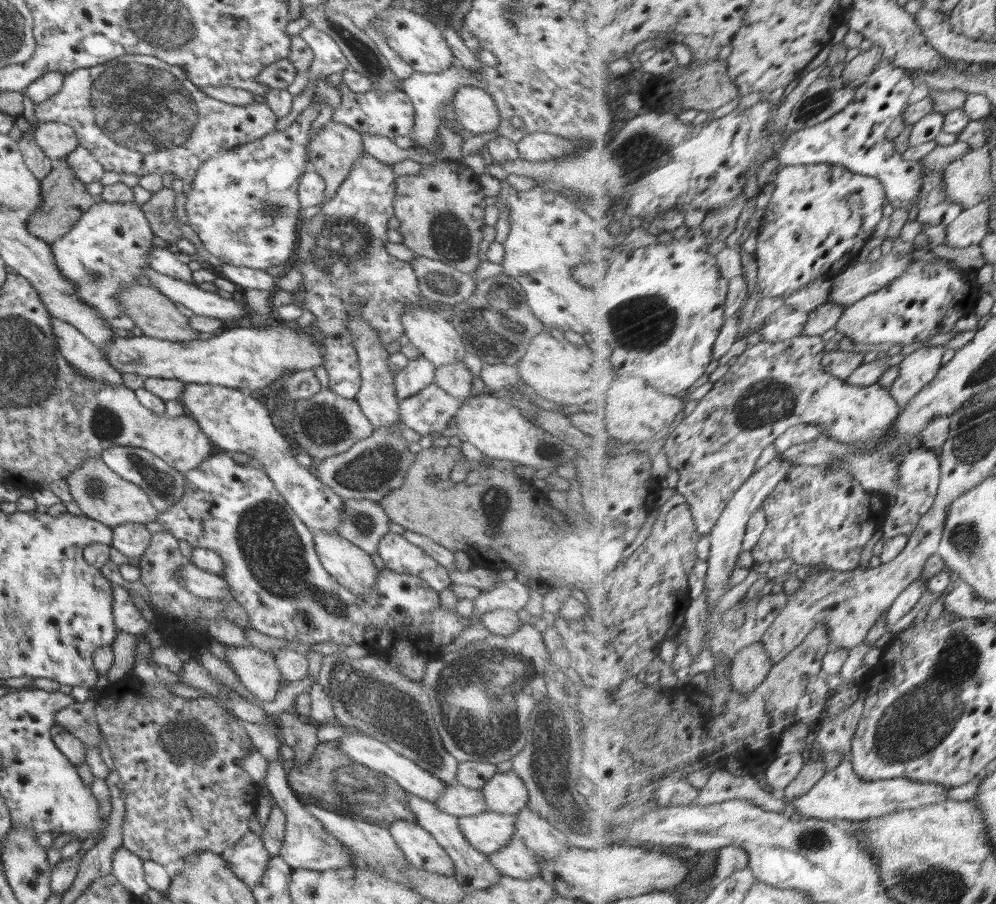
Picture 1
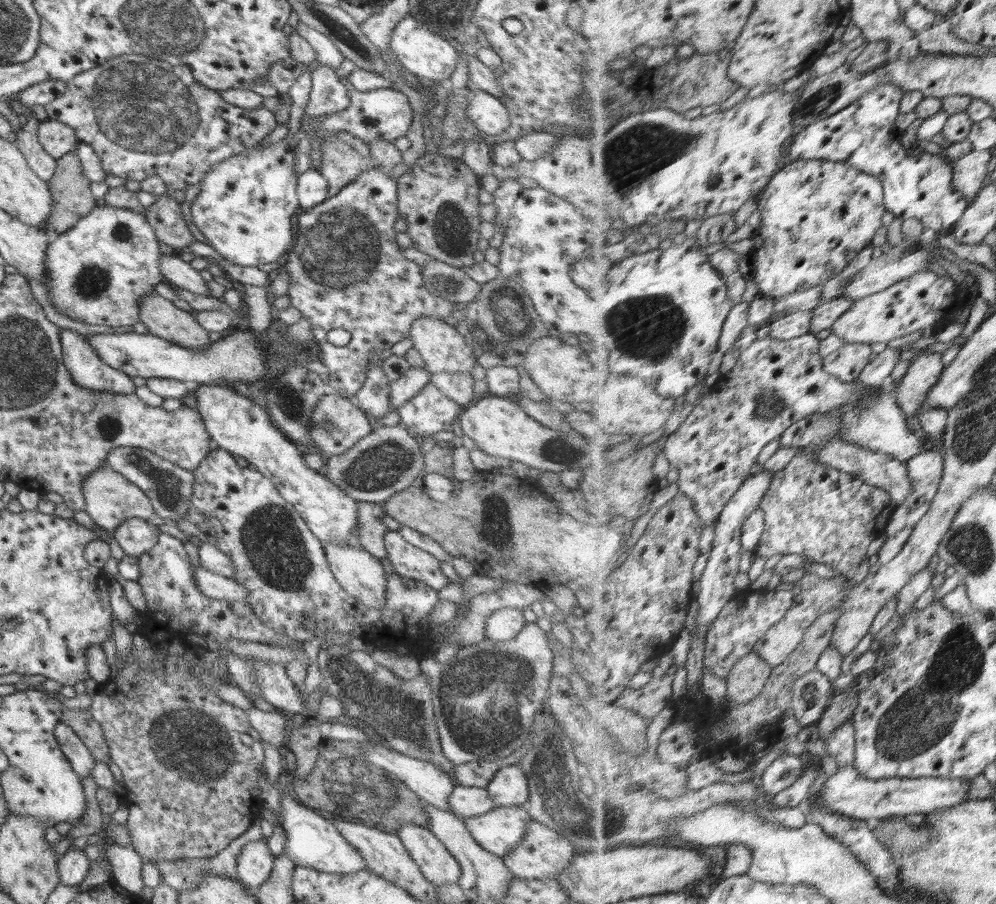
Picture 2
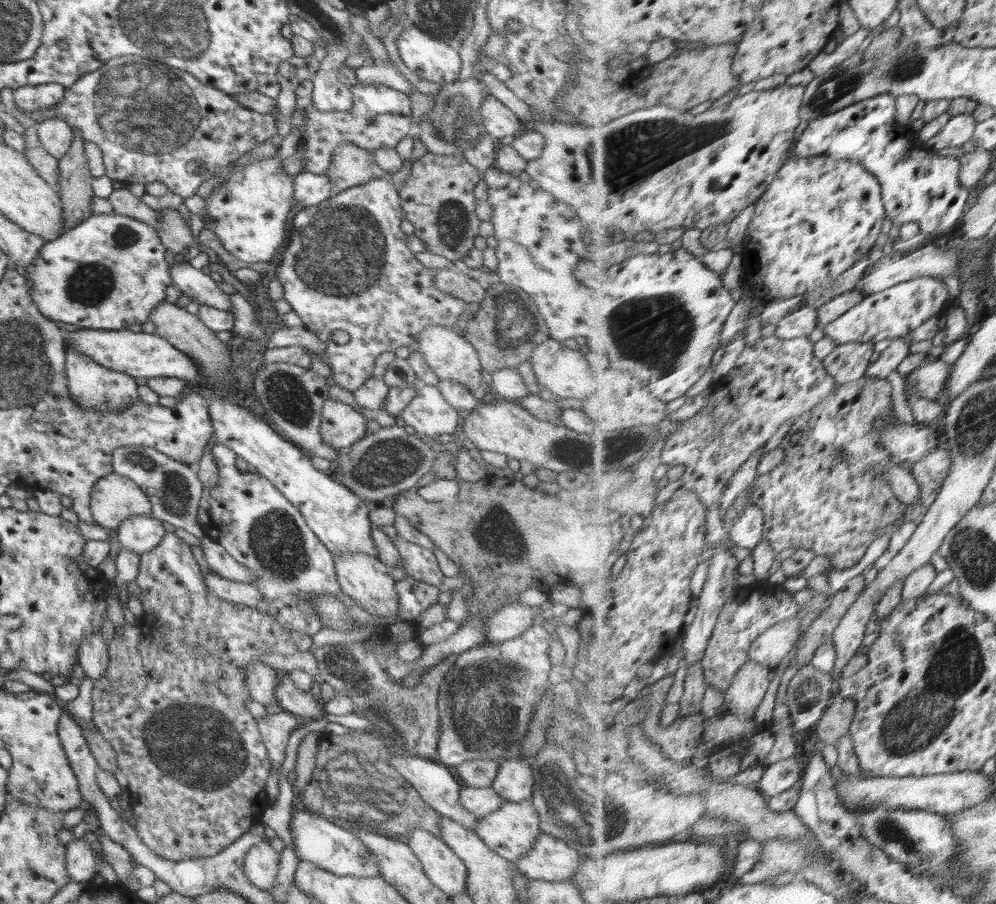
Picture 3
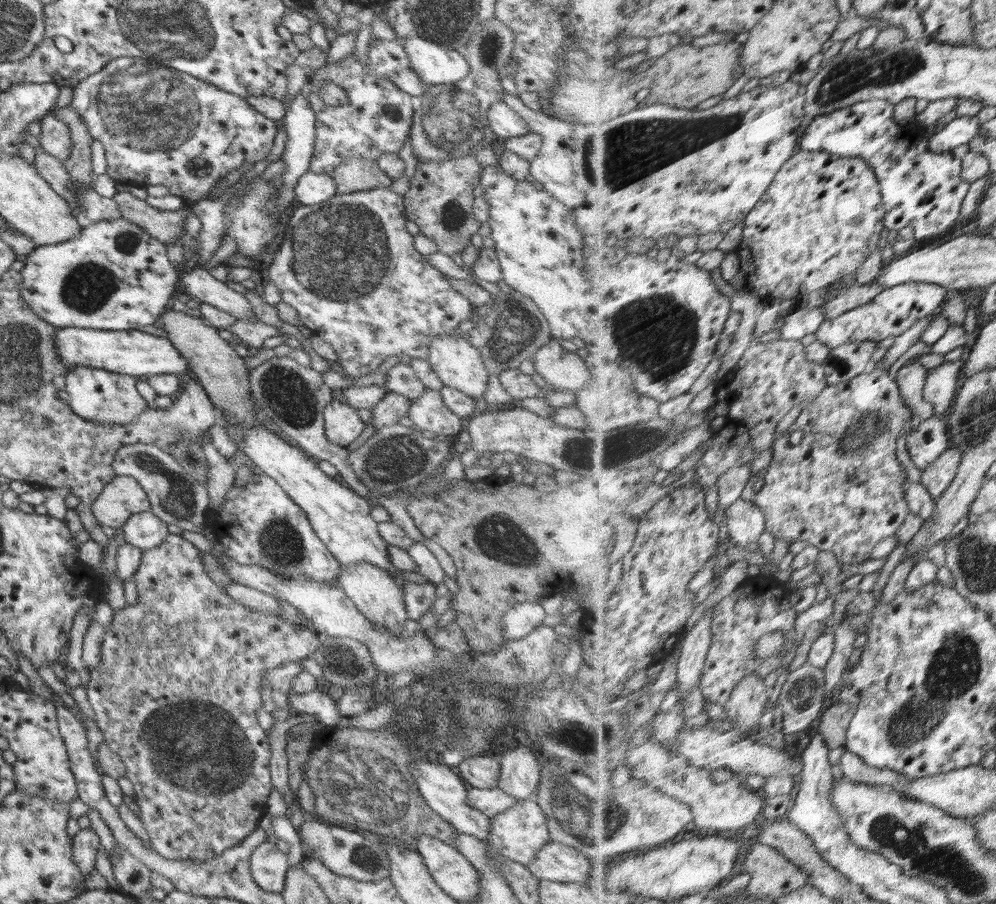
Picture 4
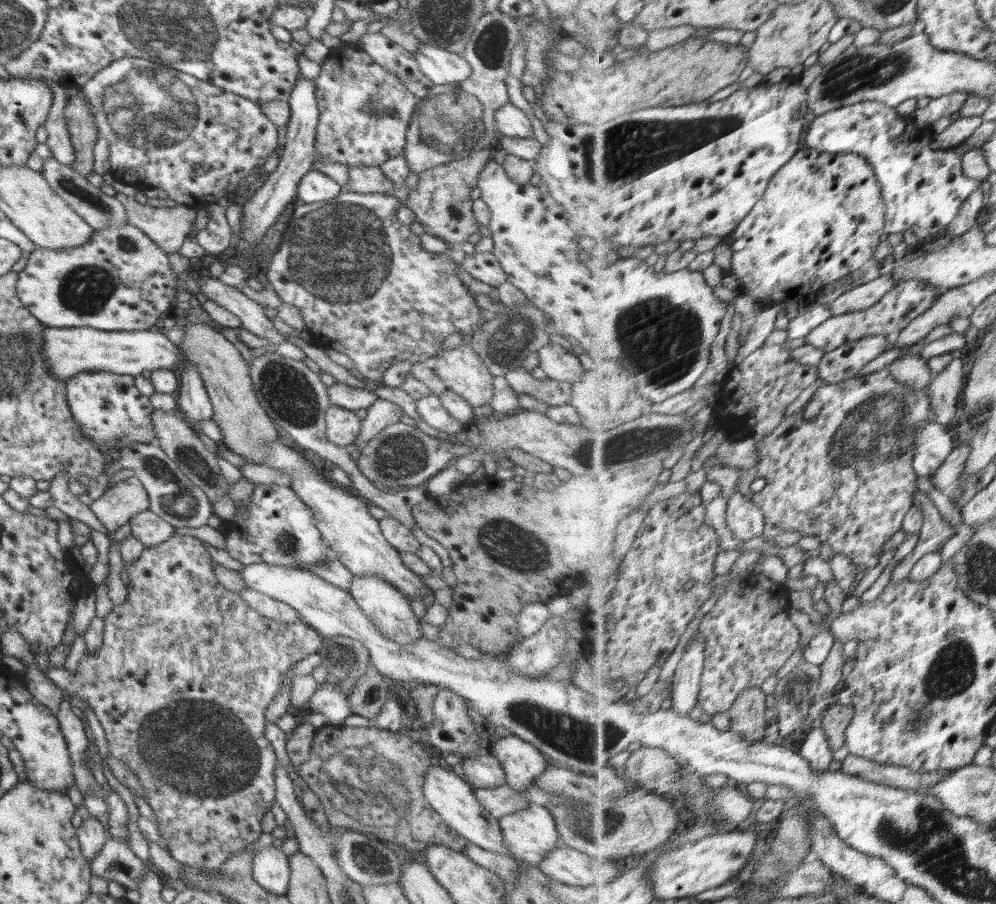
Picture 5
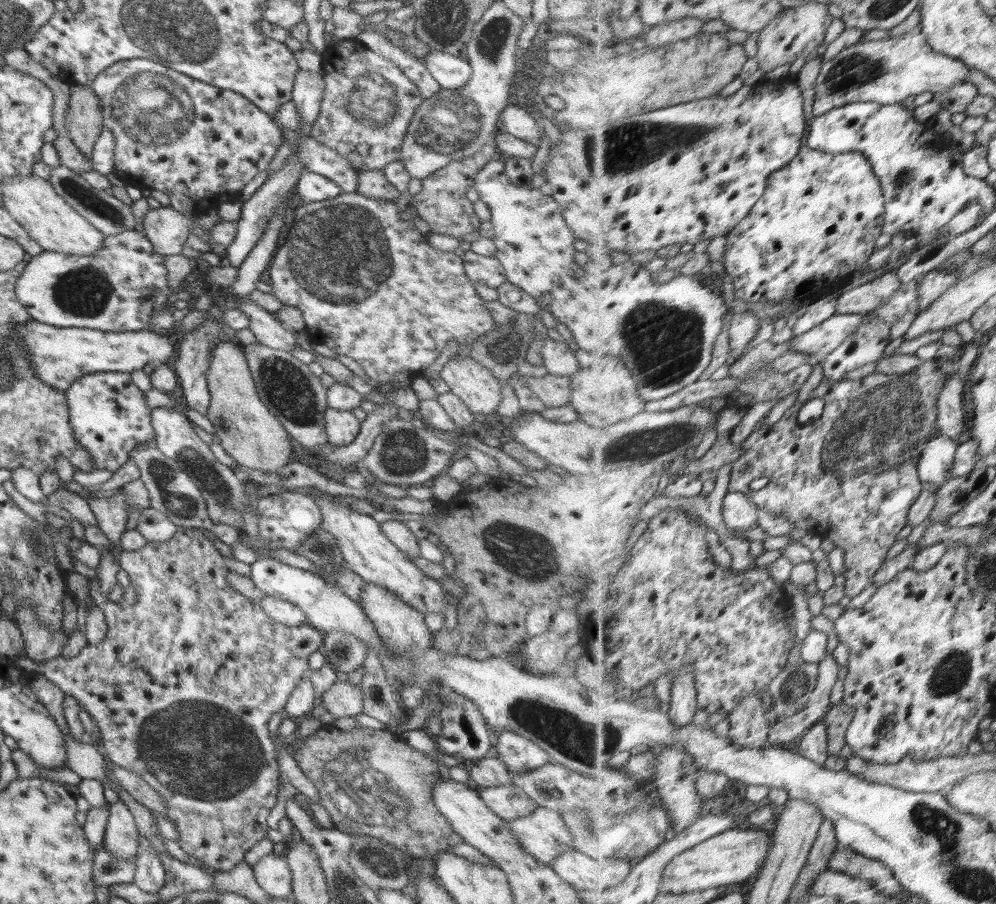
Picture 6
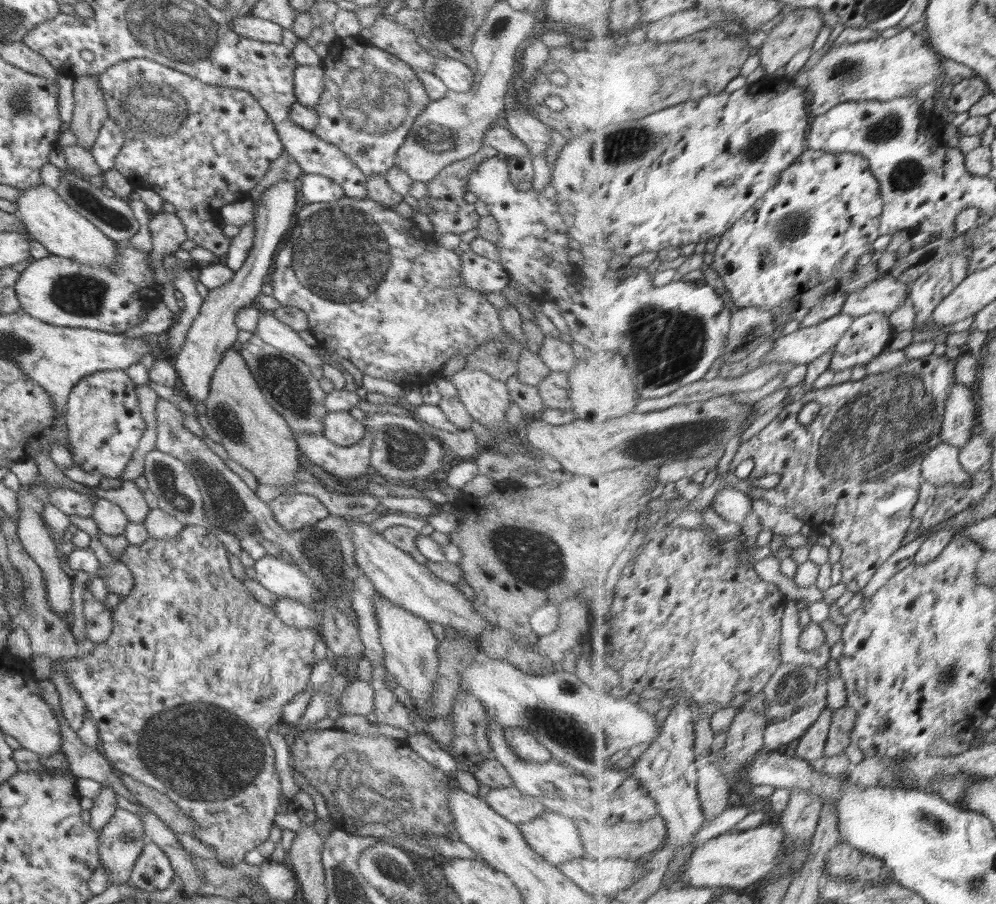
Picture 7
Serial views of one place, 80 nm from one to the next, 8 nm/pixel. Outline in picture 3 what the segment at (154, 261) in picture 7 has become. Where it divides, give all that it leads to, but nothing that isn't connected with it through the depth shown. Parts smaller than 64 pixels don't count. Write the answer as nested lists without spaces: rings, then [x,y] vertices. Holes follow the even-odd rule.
[[[126,186],[122,189],[114,190],[108,197],[108,201],[112,204],[115,214],[144,222],[144,224],[154,228],[154,231],[159,228],[158,212],[146,206],[140,198],[131,194]]]

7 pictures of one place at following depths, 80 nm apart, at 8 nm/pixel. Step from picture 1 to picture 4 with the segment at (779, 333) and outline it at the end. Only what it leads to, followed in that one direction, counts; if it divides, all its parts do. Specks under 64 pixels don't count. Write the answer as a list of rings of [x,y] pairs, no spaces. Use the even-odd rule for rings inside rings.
[[[819,307],[813,310],[796,310],[785,320],[781,330],[781,338],[784,340],[800,340],[808,334],[817,333],[826,322],[826,310]]]

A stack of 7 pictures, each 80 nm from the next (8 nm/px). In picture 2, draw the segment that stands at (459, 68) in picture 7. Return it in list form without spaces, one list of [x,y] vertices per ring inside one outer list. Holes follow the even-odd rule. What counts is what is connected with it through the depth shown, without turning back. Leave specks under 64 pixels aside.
[[[407,14],[394,27],[389,46],[404,68],[421,79],[443,83],[450,79],[450,75],[458,66],[459,54],[454,46],[446,39],[428,30],[423,22],[416,20],[410,14]]]

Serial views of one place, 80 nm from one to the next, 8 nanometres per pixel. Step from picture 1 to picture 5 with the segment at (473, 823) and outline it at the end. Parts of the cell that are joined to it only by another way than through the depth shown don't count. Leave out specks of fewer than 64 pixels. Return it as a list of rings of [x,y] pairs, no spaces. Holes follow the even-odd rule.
[[[528,802],[528,806],[525,806],[524,810],[498,818],[498,822],[511,856],[524,864],[538,865],[549,850],[554,850],[563,844],[554,817],[546,807]]]

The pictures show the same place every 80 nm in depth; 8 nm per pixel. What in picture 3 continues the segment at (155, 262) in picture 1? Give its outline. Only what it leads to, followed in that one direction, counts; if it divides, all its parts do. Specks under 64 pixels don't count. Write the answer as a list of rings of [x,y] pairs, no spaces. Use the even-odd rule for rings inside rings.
[[[178,257],[174,265],[169,266],[169,273],[173,285],[184,295],[195,298],[204,305],[230,313],[231,296],[224,293],[217,282],[201,269],[192,267],[189,262]]]

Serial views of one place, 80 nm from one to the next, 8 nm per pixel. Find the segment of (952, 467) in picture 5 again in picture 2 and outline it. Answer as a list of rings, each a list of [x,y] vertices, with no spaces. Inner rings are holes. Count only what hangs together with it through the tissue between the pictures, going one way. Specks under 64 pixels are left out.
[[[931,446],[908,461],[906,466],[913,482],[913,491],[900,506],[900,514],[892,520],[892,526],[888,528],[890,537],[904,529],[914,529],[928,514],[945,475],[944,451],[941,447]]]

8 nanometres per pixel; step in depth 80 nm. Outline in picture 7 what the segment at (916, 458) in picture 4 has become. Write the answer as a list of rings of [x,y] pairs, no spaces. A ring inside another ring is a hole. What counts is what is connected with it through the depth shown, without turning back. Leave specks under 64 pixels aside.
[[[940,440],[940,443],[924,460],[924,480],[933,482],[939,487],[949,484],[965,484],[973,480],[975,473],[964,469],[960,456],[961,447]]]

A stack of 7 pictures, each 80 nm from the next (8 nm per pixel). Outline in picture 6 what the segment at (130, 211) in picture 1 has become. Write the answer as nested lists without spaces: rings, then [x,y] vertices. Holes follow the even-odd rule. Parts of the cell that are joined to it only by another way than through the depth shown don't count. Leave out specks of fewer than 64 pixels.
[[[135,228],[120,235],[103,236],[102,247],[94,257],[64,255],[42,250],[24,267],[15,284],[15,293],[28,315],[37,322],[67,328],[88,328],[112,333],[139,331],[151,323],[155,312],[168,308],[168,298],[174,298],[170,289],[164,255],[154,251],[154,246],[145,235]]]

